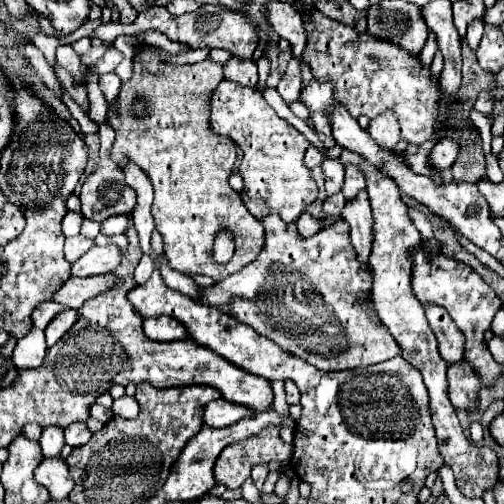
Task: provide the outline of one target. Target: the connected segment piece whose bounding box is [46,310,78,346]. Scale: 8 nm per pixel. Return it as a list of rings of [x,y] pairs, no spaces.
[[[76,310],[60,312],[46,328],[46,342],[48,342],[48,346],[54,346],[62,338],[62,334],[66,334],[72,328],[72,324],[76,324],[76,320],[78,320],[78,312]]]

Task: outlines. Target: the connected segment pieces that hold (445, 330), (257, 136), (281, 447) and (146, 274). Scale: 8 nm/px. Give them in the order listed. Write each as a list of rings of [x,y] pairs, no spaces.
[[[424,306],[424,312],[432,332],[436,334],[440,356],[448,364],[460,362],[464,358],[464,336],[460,334],[458,326],[452,322],[450,314],[442,306]]]
[[[222,80],[212,92],[210,130],[212,134],[234,140],[244,152],[238,168],[244,178],[244,190],[240,194],[252,216],[262,218],[270,212],[278,212],[282,220],[290,224],[318,196],[316,182],[302,162],[310,142],[268,106],[260,90]]]
[[[266,426],[244,442],[228,444],[214,466],[214,478],[228,490],[236,490],[250,476],[252,466],[268,462],[284,462],[292,456],[292,444],[280,438],[278,426]]]
[[[142,256],[142,260],[138,262],[136,266],[136,272],[134,272],[134,280],[138,284],[144,284],[150,276],[152,276],[152,270],[154,270],[154,262],[150,256]]]

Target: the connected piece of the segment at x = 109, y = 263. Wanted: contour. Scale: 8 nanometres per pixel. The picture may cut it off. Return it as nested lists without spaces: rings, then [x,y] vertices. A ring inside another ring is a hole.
[[[116,244],[92,246],[82,258],[72,264],[72,276],[96,276],[116,270],[120,264],[120,248]]]

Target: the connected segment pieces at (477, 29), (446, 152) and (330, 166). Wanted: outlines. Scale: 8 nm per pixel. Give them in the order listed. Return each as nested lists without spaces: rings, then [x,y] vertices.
[[[474,20],[472,26],[468,26],[468,32],[466,32],[466,42],[468,42],[468,48],[470,50],[476,50],[476,46],[480,44],[480,38],[482,38],[482,32],[484,32],[484,22],[480,20]]]
[[[442,138],[430,152],[430,162],[436,170],[446,170],[454,164],[456,156],[458,156],[458,142],[454,138]]]
[[[324,160],[322,174],[324,174],[324,184],[326,184],[328,194],[336,194],[336,190],[342,190],[344,166],[338,160]]]

